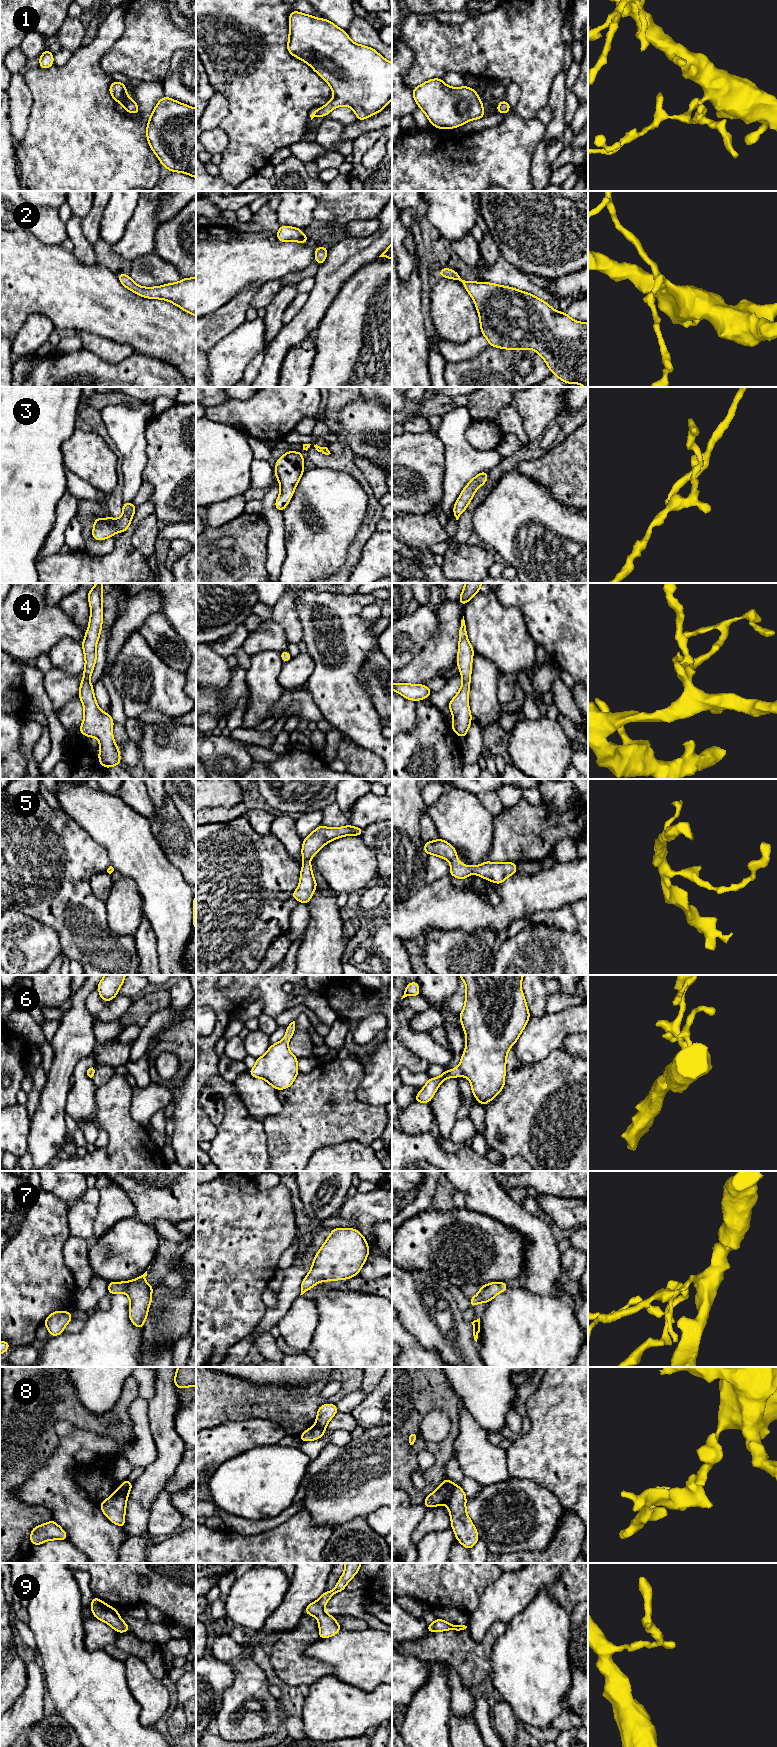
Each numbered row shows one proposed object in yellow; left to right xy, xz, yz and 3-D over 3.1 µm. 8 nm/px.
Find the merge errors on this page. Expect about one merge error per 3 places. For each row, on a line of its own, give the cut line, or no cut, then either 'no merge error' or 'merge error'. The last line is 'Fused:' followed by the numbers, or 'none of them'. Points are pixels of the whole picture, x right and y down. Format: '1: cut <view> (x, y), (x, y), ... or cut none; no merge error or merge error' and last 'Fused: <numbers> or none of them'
1: cut none; no merge error
2: cut none; no merge error
3: cut none; no merge error
4: cut none; no merge error
5: cut none; no merge error
6: cut none; no merge error
7: cut none; no merge error
8: cut yz (455, 1485), (450, 1497), (445, 1502); merge error
9: cut none; no merge error
Fused: 8

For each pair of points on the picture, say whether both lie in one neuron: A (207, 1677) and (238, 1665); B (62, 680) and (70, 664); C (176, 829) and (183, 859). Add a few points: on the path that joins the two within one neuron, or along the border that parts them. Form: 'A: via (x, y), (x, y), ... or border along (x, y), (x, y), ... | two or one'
A: border along (212, 1655), (232, 1668), (234, 1681), (225, 1690) | two
B: border along (53, 666), (70, 674), (82, 672) | two
C: via (176, 836), (176, 844), (181, 852) | one

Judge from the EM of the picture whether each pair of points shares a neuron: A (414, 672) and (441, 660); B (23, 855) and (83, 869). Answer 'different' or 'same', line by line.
A: same
B: same

